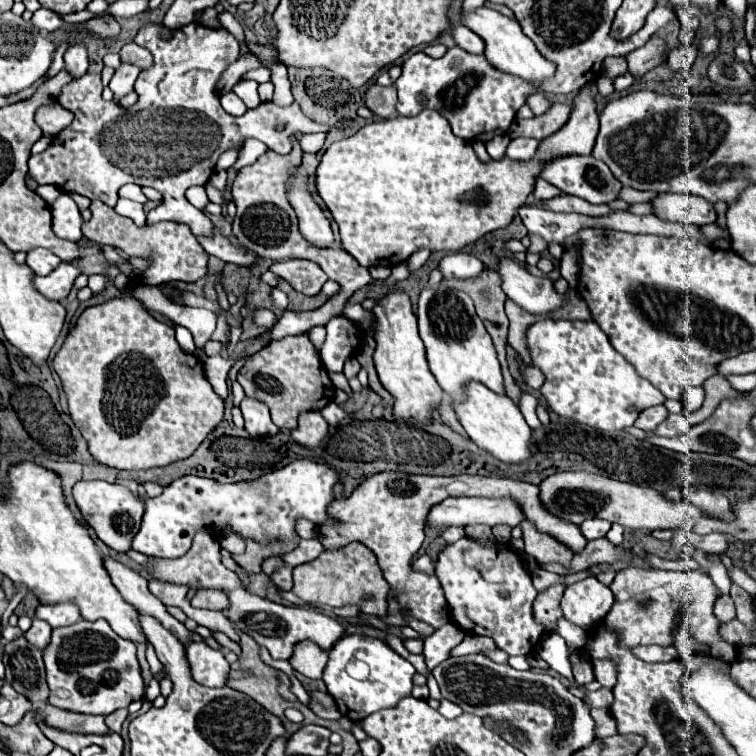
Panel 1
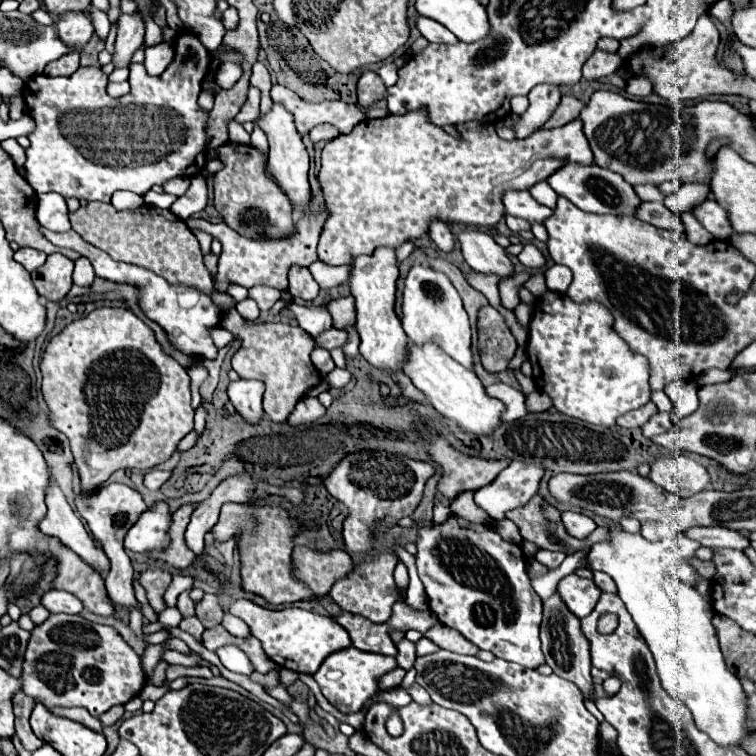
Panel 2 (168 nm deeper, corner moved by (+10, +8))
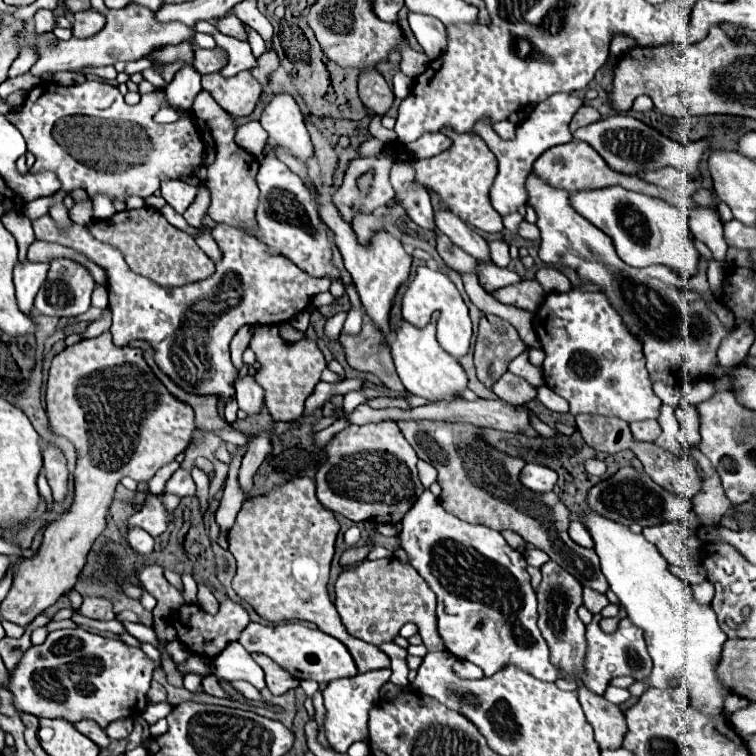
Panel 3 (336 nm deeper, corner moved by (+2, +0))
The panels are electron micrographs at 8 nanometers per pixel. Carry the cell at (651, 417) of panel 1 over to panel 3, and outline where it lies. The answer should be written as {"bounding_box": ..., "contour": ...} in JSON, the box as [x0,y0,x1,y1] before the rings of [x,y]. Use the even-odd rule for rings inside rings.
{"bounding_box":[630,419,660,441],"contour":[[[648,419],[648,421],[636,421],[630,425],[632,435],[636,441],[656,441],[660,437],[660,427],[656,421]]]}

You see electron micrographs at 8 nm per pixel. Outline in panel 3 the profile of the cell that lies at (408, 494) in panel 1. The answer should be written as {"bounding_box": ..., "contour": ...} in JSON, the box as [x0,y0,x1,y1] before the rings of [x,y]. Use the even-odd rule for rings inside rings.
{"bounding_box":[316,419,424,521],"contour":[[[392,419],[370,425],[348,425],[324,445],[326,461],[316,471],[318,501],[346,519],[360,521],[402,521],[408,507],[424,493],[418,479],[418,457]]]}

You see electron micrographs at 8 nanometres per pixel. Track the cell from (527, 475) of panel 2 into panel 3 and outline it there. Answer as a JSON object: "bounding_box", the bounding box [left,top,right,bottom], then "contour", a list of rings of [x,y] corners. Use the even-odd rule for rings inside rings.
{"bounding_box":[520,463,558,493],"contour":[[[528,463],[520,473],[520,481],[524,485],[528,485],[532,491],[542,491],[542,493],[552,491],[552,487],[556,485],[556,479],[558,475],[552,469],[536,463]]]}

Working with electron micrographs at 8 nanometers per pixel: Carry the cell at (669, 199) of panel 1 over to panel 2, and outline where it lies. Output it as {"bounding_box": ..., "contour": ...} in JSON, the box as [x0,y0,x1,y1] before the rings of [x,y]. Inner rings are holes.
{"bounding_box":[692,199,734,239],"contour":[[[704,199],[700,205],[692,209],[692,215],[716,237],[716,239],[728,239],[734,231],[728,223],[726,211],[712,199]]]}

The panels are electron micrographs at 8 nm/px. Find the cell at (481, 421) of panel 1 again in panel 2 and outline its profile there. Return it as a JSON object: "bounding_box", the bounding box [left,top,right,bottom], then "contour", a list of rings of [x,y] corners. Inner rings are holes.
{"bounding_box":[402,343,506,435],"contour":[[[410,343],[408,355],[410,355],[410,359],[402,367],[404,373],[428,397],[428,401],[440,415],[456,421],[460,425],[460,429],[464,429],[468,433],[474,433],[474,435],[492,435],[494,433],[494,429],[502,423],[506,405],[500,399],[490,397],[486,393],[486,387],[476,377],[476,373],[472,373],[464,365],[456,363],[452,357],[448,357],[444,351],[440,351],[440,347],[434,347],[434,345],[416,347],[414,343]]]}

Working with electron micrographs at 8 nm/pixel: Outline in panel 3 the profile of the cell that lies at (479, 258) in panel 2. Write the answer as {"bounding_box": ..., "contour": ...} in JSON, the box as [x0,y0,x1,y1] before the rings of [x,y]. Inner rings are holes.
{"bounding_box":[434,209,490,261],"contour":[[[436,209],[434,221],[436,221],[436,227],[444,235],[448,235],[452,239],[452,243],[456,243],[460,249],[464,249],[466,253],[470,253],[478,261],[482,261],[482,259],[490,261],[488,243],[474,229],[470,229],[460,217],[456,217],[452,211]]]}

